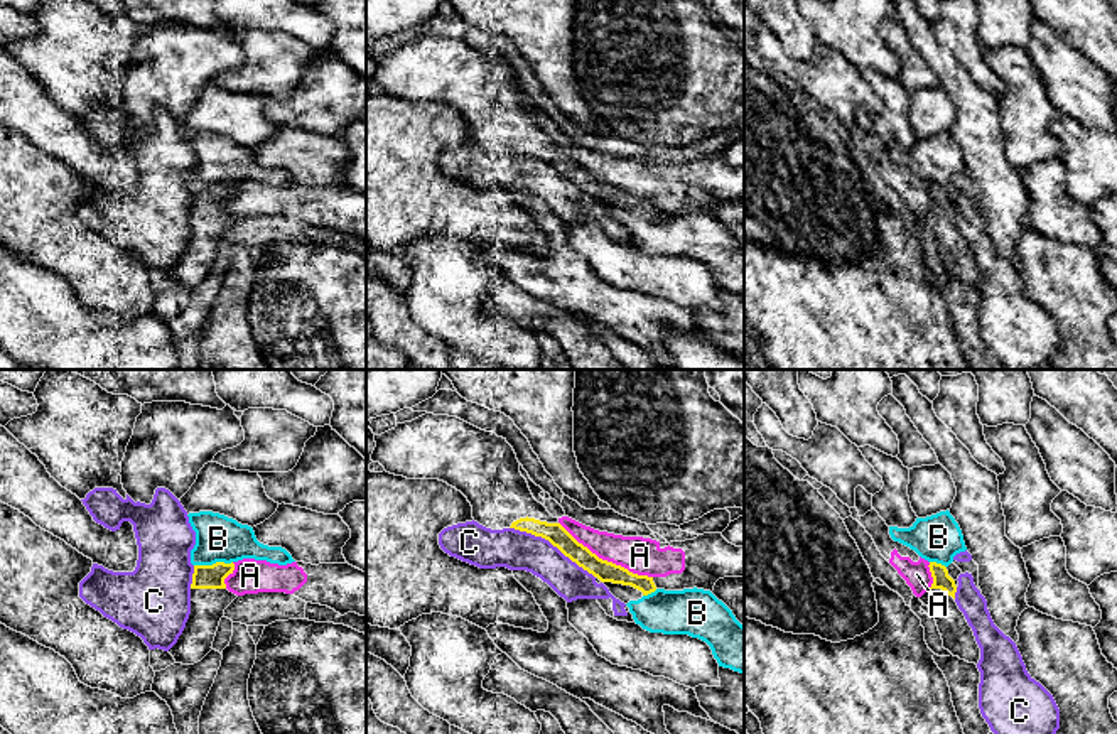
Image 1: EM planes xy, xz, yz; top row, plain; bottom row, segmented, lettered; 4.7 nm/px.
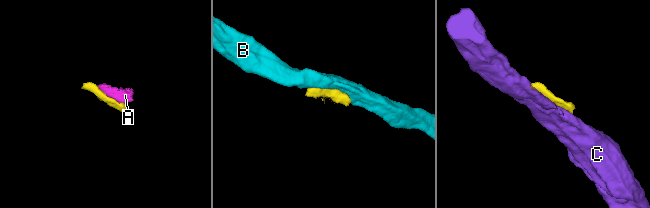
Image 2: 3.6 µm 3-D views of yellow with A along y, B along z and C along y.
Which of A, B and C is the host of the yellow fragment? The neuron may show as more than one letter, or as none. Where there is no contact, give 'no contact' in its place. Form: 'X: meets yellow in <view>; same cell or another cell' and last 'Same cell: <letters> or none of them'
A: meets yellow in xz; another cell
B: meets yellow in xy; another cell
C: meets yellow in xz; another cell
Same cell: none of them

